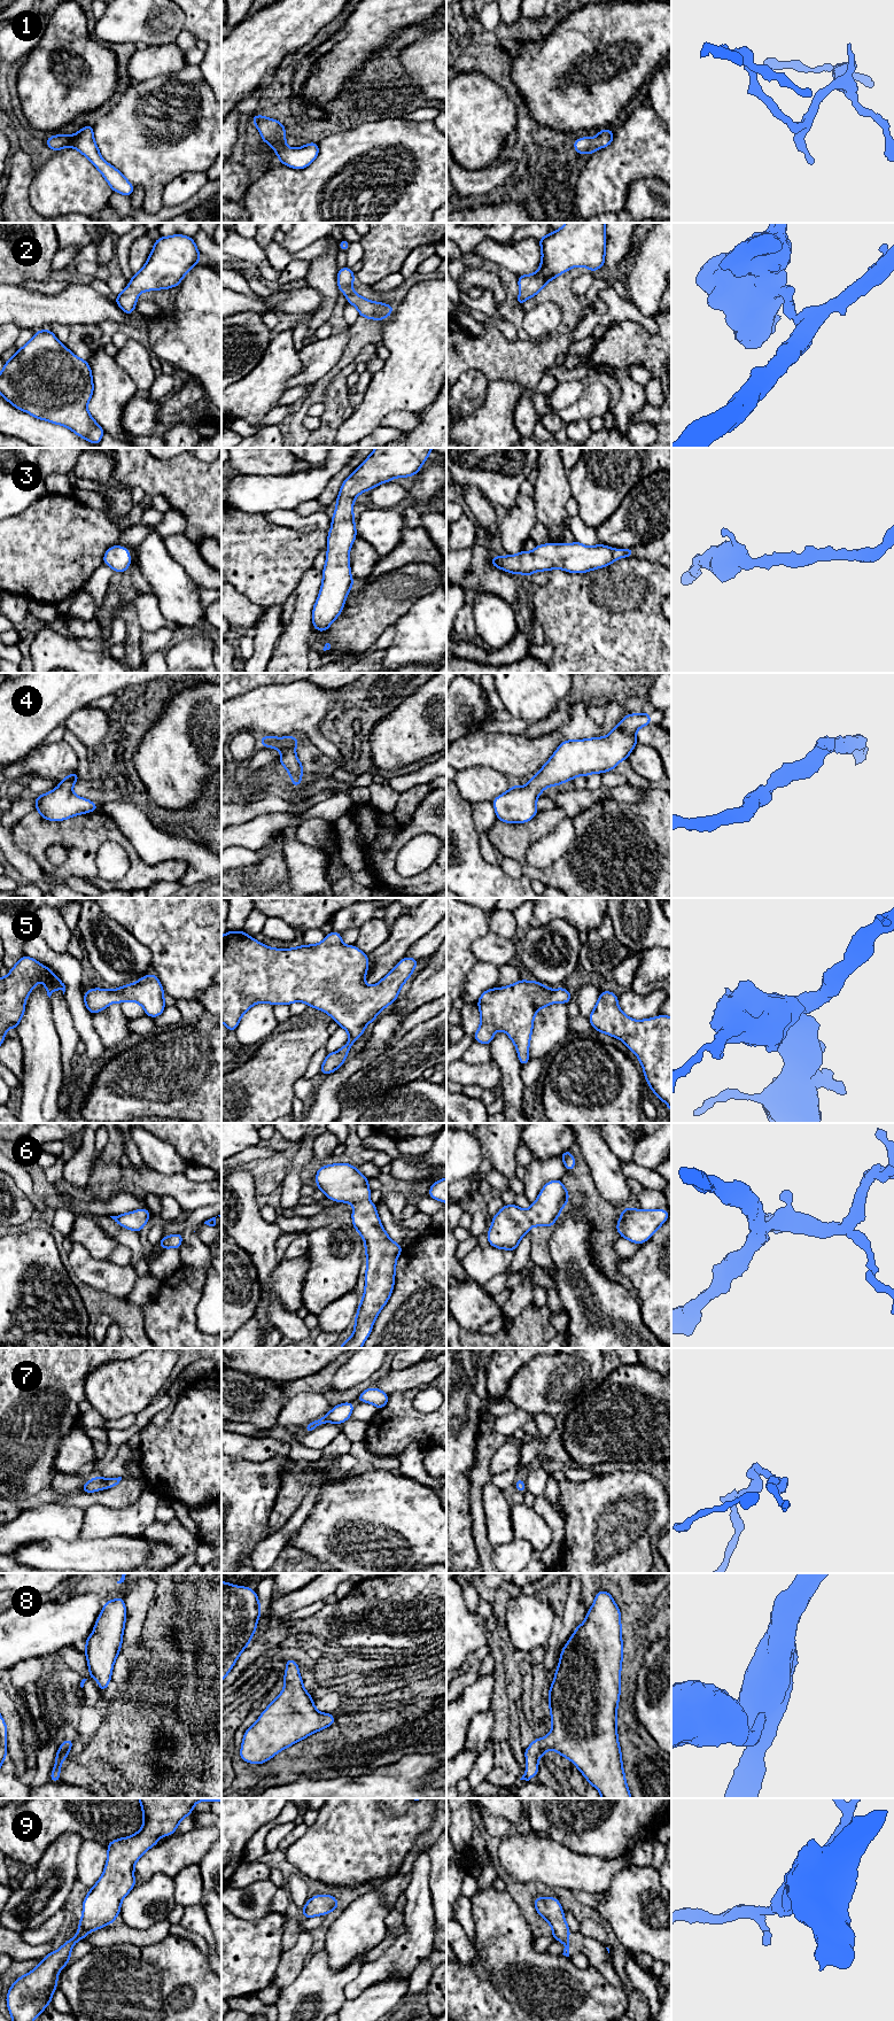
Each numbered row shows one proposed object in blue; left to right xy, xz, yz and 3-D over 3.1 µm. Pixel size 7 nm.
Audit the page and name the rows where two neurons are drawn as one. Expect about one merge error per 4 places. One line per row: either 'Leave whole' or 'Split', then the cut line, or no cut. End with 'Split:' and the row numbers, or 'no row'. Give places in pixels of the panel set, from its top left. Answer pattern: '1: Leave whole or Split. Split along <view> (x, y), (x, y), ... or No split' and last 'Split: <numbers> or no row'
1: Leave whole. No split
2: Leave whole. No split
3: Leave whole. No split
4: Leave whole. No split
5: Leave whole. No split
6: Leave whole. No split
7: Leave whole. No split
8: Leave whole. No split
9: Leave whole. No split
Split: no row

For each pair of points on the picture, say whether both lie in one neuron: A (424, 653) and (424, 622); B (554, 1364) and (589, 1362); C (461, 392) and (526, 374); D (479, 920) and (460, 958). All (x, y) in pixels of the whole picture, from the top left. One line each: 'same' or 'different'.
A: same
B: same
C: different
D: same

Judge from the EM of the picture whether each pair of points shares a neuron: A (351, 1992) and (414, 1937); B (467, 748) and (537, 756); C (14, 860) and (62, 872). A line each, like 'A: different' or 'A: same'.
A: same
B: same
C: different

